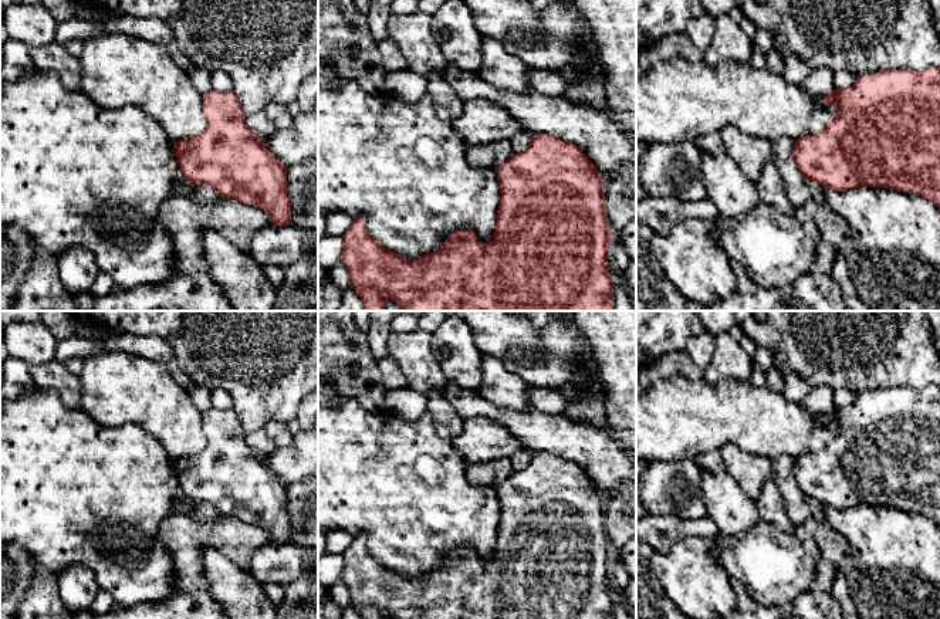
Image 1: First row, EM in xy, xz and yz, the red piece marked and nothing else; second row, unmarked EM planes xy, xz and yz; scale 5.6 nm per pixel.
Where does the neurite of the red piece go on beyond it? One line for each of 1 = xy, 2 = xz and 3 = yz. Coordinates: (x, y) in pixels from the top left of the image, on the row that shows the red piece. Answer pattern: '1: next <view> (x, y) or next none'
1: next none
2: next none
3: next none

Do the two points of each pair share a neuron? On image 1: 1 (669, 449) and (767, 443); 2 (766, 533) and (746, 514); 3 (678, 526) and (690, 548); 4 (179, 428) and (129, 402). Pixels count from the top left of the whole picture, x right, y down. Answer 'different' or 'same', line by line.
1: same
2: different
3: different
4: same

